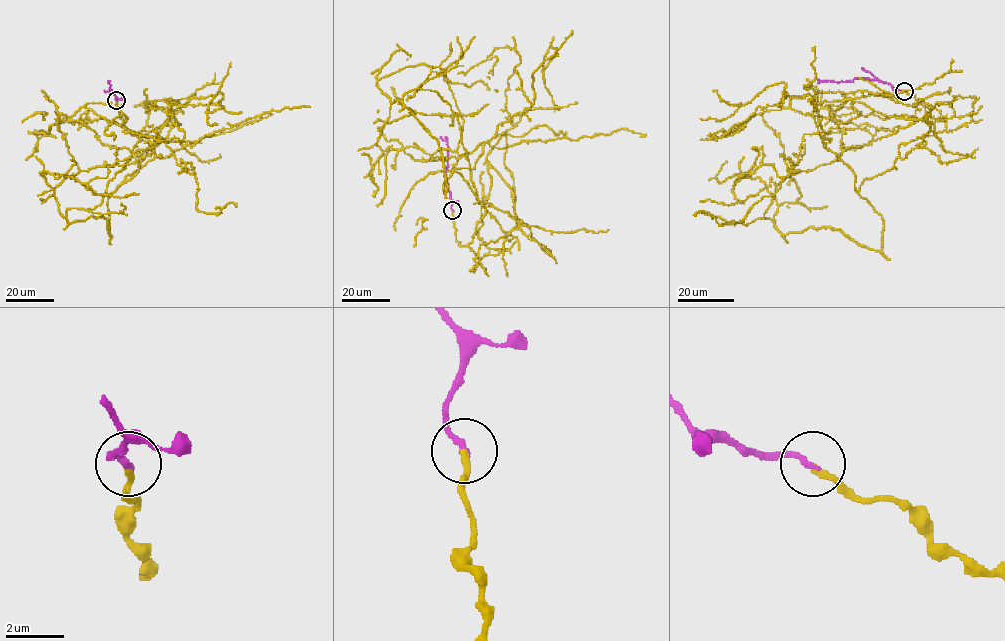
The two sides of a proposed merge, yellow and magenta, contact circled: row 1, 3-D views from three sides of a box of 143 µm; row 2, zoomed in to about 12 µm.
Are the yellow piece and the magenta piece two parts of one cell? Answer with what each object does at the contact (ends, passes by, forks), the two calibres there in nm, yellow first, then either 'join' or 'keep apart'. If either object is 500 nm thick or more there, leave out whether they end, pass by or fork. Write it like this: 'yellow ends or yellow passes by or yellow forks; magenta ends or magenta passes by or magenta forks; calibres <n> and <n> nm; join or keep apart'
yellow ends; magenta ends; calibres 220 and 200 nm; join

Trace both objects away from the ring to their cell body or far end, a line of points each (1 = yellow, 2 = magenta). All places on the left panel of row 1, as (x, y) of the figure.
1: (116, 100), (155, 156), (119, 186), (151, 142), (87, 108), (62, 120), (131, 150), (181, 111), (134, 105)
2: (116, 100), (110, 89), (111, 92), (104, 89)

